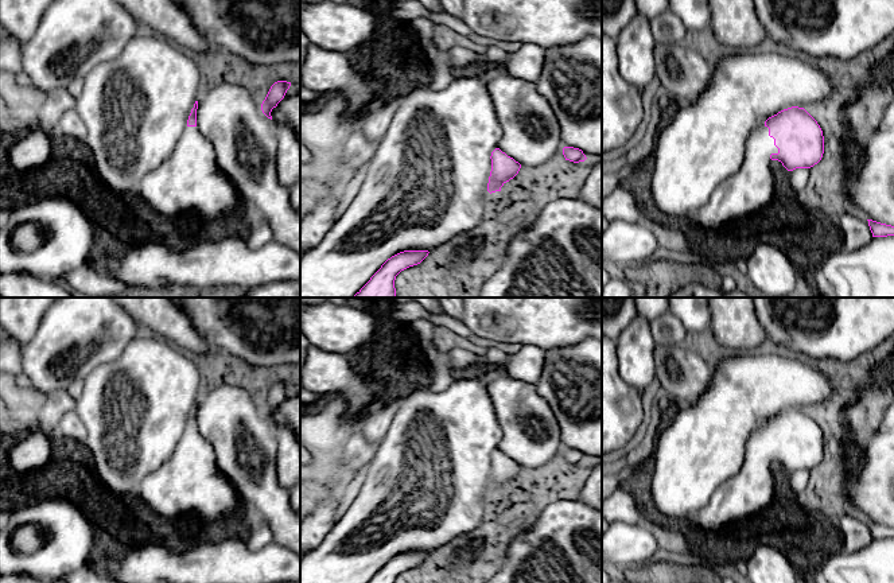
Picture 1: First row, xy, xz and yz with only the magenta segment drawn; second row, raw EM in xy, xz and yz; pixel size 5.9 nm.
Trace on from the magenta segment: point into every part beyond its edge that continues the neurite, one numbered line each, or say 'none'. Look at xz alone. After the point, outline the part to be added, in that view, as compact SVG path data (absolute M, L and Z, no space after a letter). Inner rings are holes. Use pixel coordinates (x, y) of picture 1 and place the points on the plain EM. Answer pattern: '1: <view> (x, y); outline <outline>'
none

